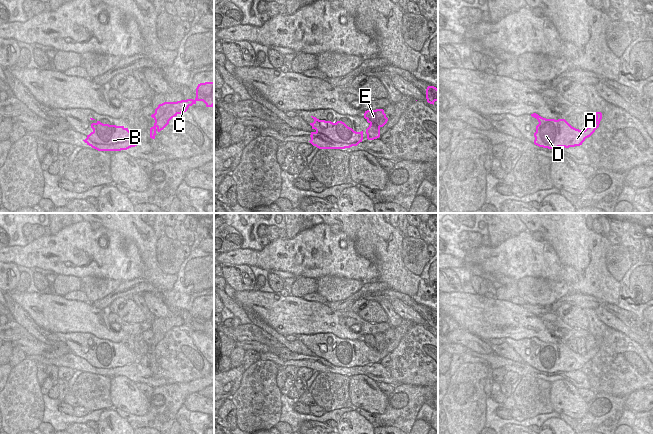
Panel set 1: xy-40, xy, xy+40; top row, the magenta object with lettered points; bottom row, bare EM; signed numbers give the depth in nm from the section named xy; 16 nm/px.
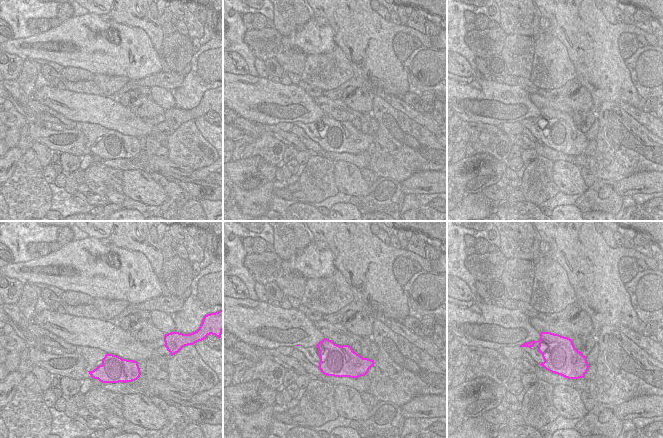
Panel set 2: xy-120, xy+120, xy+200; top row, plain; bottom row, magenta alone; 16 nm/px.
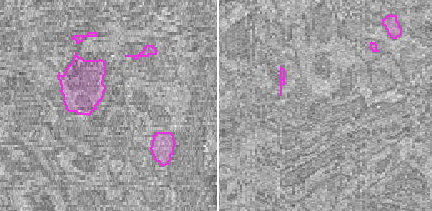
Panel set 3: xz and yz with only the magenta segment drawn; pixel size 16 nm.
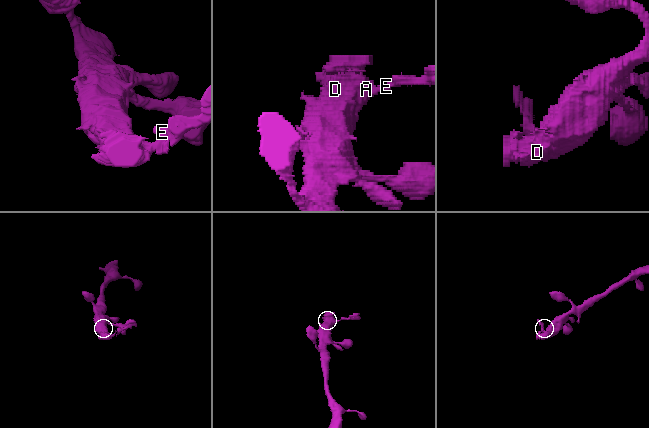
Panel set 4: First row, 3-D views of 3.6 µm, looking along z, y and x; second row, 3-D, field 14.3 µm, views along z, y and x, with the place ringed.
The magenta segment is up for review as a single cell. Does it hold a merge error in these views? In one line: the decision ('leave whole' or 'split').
split

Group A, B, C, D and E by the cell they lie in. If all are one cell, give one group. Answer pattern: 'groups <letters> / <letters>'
groups A B D / C E

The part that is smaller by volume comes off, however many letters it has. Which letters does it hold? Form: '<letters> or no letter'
C, E

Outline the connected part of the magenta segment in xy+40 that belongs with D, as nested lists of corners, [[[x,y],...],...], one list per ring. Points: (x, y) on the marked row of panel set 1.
[[[536,113],[531,114],[531,116],[539,122],[534,133],[534,144],[548,149],[580,146],[600,124],[596,118],[593,125],[585,130],[579,130],[572,127],[565,119],[546,119]]]

